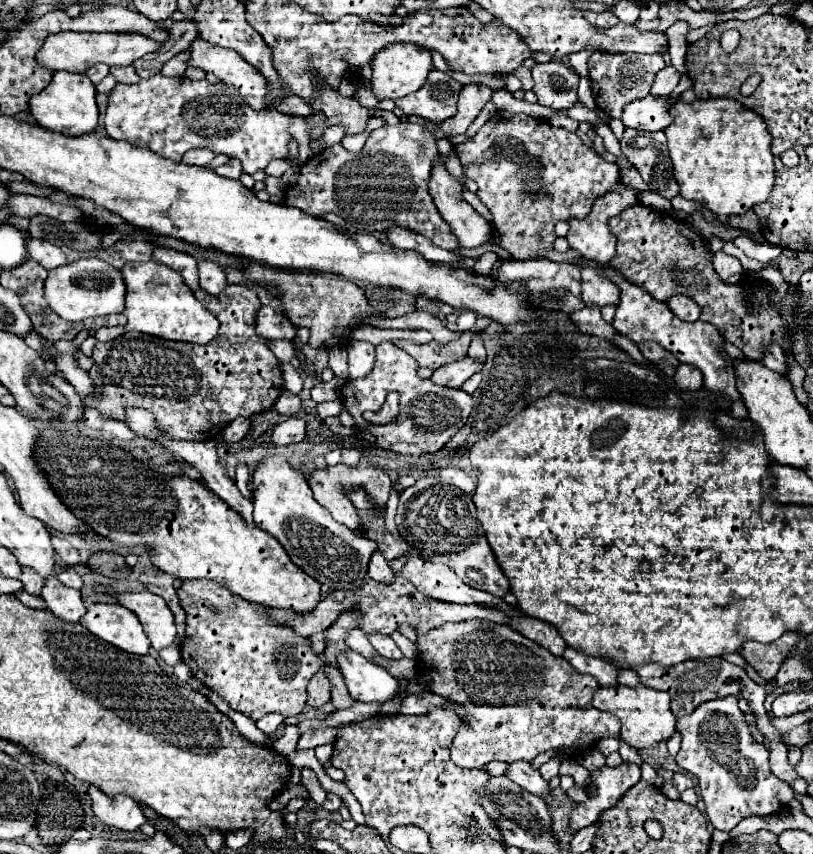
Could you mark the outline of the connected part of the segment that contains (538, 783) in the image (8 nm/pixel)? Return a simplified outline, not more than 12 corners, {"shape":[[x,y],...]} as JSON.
{"shape":[[527,760],[511,762],[505,772],[515,784],[551,800],[547,780]]}

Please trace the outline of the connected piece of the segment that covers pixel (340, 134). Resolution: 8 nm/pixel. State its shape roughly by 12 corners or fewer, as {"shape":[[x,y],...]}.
{"shape":[[331,126],[319,142],[321,146],[341,142],[345,138],[343,126]]}

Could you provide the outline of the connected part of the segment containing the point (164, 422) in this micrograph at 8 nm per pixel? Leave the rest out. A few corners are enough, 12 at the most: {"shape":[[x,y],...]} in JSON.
{"shape":[[247,286],[195,298],[205,346],[125,332],[93,348],[113,420],[149,408],[173,440],[215,440],[283,388]]}

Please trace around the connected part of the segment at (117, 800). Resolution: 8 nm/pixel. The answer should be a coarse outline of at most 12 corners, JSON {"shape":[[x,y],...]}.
{"shape":[[89,786],[95,816],[119,830],[147,820],[129,796],[107,796]]}

